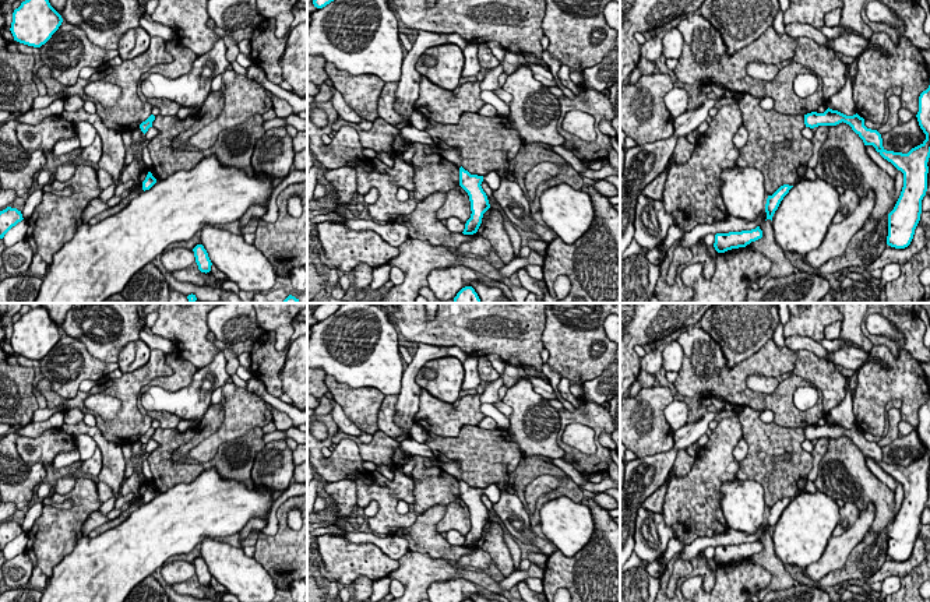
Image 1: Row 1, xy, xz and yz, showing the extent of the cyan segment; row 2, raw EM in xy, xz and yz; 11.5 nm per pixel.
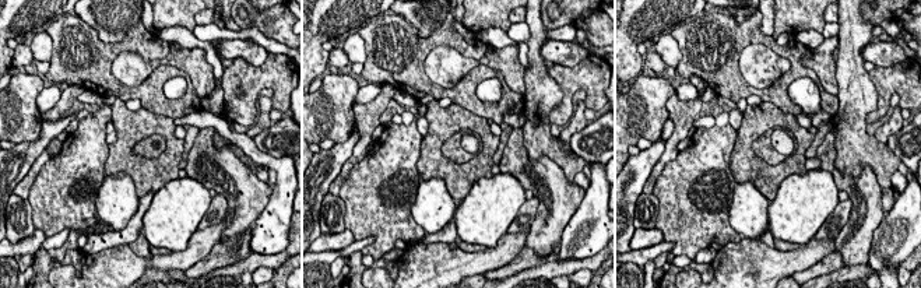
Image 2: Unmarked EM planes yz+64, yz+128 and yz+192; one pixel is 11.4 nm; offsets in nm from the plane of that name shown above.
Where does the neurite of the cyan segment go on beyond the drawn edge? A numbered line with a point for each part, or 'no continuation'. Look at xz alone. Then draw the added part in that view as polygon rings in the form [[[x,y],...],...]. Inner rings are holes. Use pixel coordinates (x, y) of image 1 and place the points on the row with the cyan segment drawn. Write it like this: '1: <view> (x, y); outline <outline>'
1: xz (492, 179); outline [[[490,172],[483,176],[483,182],[486,182],[492,187],[492,190],[497,190],[500,186],[500,176],[497,172]]]

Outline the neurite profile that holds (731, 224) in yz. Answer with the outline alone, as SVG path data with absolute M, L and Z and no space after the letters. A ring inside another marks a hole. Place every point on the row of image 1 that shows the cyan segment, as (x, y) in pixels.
M762 211L754 221L748 222L741 218L729 215L723 221L709 223L709 225L697 225L693 230L686 232L680 239L679 247L691 247L698 243L708 233L729 233L729 232L741 232L751 230L760 226L761 222L767 219L767 212Z

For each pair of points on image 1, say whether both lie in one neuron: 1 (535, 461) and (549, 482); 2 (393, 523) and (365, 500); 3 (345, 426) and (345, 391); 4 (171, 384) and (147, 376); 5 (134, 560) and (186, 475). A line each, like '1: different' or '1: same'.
1: different
2: same
3: different
4: different
5: different

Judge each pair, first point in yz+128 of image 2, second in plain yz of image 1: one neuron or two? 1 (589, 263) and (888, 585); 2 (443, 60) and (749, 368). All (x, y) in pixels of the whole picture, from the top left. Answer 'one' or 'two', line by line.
1: two
2: two

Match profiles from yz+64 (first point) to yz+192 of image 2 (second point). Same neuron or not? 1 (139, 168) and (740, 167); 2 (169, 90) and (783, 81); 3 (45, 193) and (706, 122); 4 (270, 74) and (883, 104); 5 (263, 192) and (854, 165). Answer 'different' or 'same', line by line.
1: same
2: different
3: different
4: same
5: different

